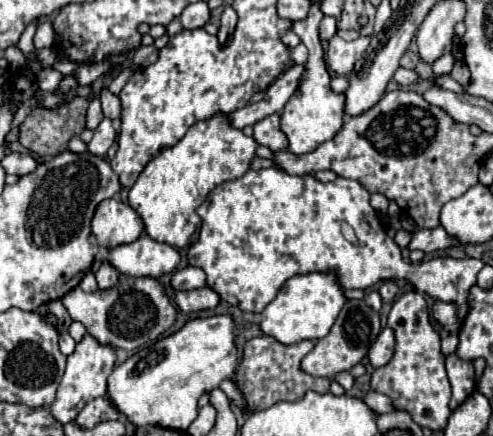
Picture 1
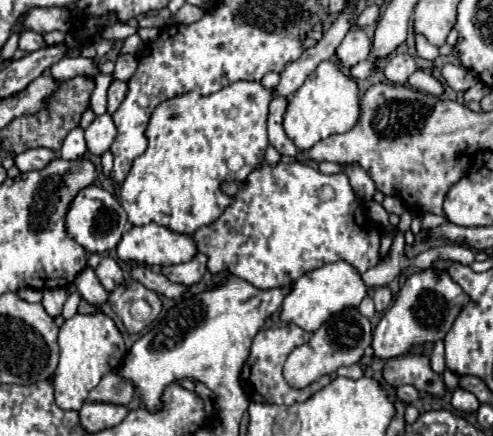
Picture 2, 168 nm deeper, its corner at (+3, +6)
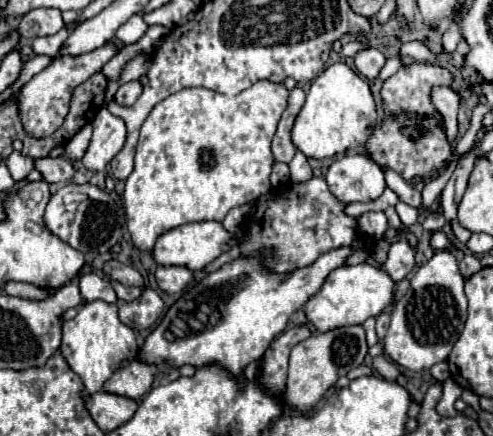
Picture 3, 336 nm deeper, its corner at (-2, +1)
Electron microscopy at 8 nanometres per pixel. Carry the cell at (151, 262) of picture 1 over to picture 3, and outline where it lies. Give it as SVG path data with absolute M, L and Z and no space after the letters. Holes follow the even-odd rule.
M205 220L205 222L191 222L177 226L163 236L157 238L153 248L153 258L157 264L163 266L185 266L189 270L203 270L209 262L213 262L219 254L227 252L235 244L235 236L223 228L217 220Z

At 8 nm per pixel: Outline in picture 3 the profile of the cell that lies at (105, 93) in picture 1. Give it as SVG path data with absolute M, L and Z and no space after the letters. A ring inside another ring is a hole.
M127 82L127 84L119 86L119 90L115 94L115 102L121 106L131 106L141 96L141 90L143 90L141 82Z

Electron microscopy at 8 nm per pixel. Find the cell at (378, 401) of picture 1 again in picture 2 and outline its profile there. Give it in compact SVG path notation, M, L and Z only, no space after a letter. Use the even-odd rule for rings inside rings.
M406 385L406 387L398 387L398 389L396 389L396 397L398 397L400 401L404 401L404 403L416 403L418 397L420 397L420 393L418 393L414 387Z

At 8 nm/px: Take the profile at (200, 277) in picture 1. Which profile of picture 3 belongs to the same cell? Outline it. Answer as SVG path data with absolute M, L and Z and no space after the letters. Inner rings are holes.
M158 265L157 270L155 270L155 280L163 292L173 294L173 292L186 290L186 287L193 280L193 273L183 266Z

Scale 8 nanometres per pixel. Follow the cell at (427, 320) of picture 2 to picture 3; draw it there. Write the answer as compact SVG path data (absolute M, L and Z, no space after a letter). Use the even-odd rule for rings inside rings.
M449 250L435 252L433 258L415 272L409 290L391 312L391 324L383 340L385 354L399 366L413 372L447 360L467 318L467 298L463 284L465 280L457 268L455 256Z

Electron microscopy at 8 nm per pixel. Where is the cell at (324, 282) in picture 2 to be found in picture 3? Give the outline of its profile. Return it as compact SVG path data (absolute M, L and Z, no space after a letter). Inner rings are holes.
M371 264L341 266L327 276L323 288L305 304L305 312L319 332L363 324L367 318L381 314L391 304L393 288L395 282L383 268L375 268Z

